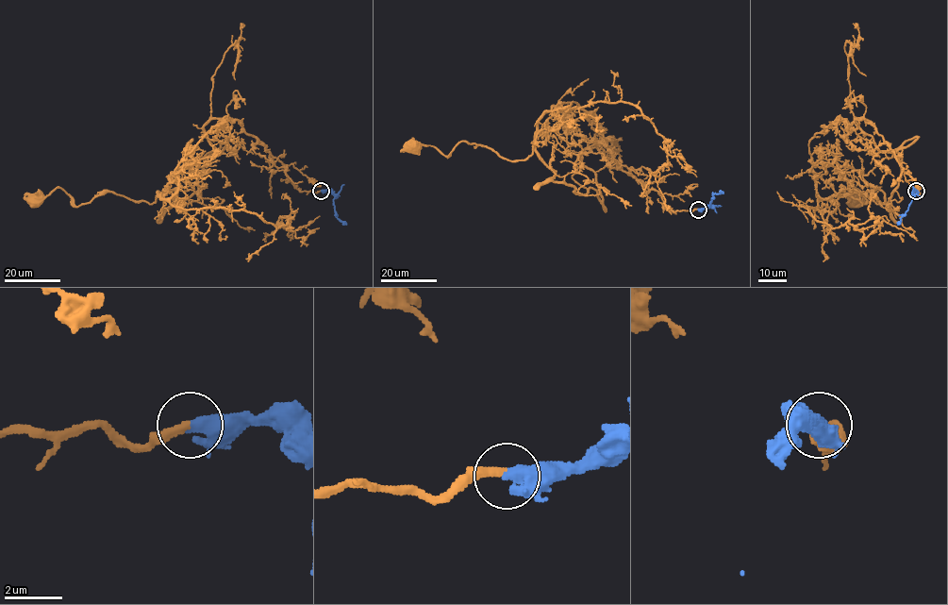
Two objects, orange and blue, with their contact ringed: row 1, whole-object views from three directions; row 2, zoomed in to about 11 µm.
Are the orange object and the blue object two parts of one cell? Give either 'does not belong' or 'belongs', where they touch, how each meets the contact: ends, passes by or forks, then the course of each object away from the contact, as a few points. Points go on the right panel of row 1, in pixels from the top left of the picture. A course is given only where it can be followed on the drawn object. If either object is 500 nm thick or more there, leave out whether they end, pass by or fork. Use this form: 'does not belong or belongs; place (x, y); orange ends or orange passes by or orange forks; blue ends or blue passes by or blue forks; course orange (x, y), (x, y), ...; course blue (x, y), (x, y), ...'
belongs; place (916, 191); course orange (916, 191), (886, 142), (829, 127), (813, 172), (868, 201), (852, 200); course blue (916, 191), (898, 224)

